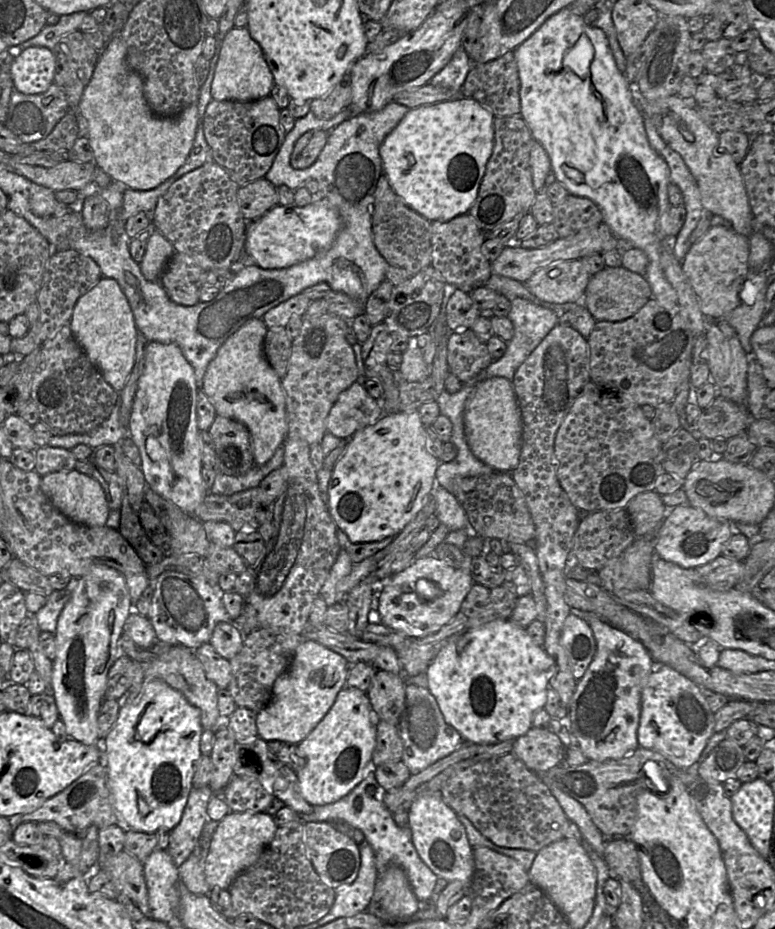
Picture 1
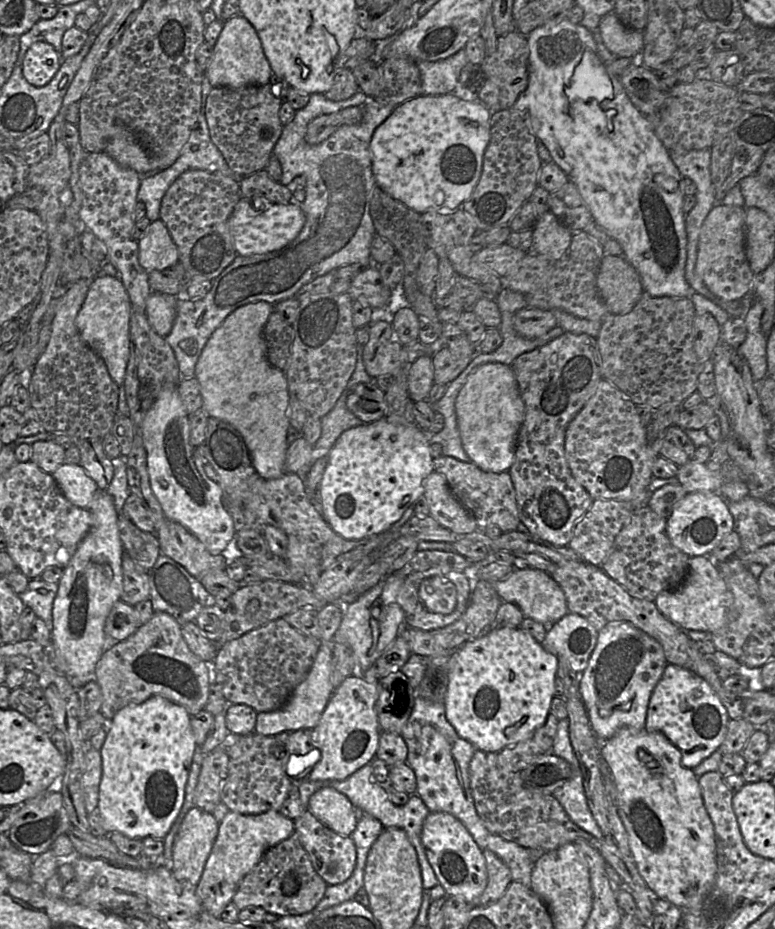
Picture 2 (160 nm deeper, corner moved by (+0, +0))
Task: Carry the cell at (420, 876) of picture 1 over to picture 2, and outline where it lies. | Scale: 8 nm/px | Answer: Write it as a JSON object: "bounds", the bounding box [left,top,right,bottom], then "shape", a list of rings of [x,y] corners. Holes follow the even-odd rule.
{"bounds":[298,764,439,890],"shape":[[[371,764],[362,766],[344,780],[315,781],[305,777],[303,780],[300,780],[298,787],[299,798],[306,807],[312,794],[321,788],[331,787],[347,796],[354,807],[358,807],[363,812],[369,813],[376,817],[382,823],[383,827],[386,828],[395,826],[403,829],[407,834],[409,841],[416,850],[419,866],[421,869],[423,889],[430,890],[439,883],[434,870],[427,859],[423,844],[421,842],[423,822],[430,811],[417,794],[410,795],[408,802],[402,806],[393,804],[390,801],[386,790],[380,784],[375,782]]]}

